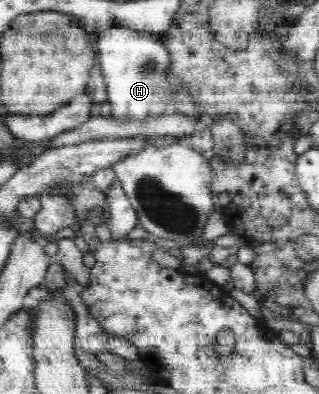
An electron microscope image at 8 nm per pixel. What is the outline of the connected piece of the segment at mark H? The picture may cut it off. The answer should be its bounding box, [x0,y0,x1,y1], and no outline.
[96,25,198,120]

